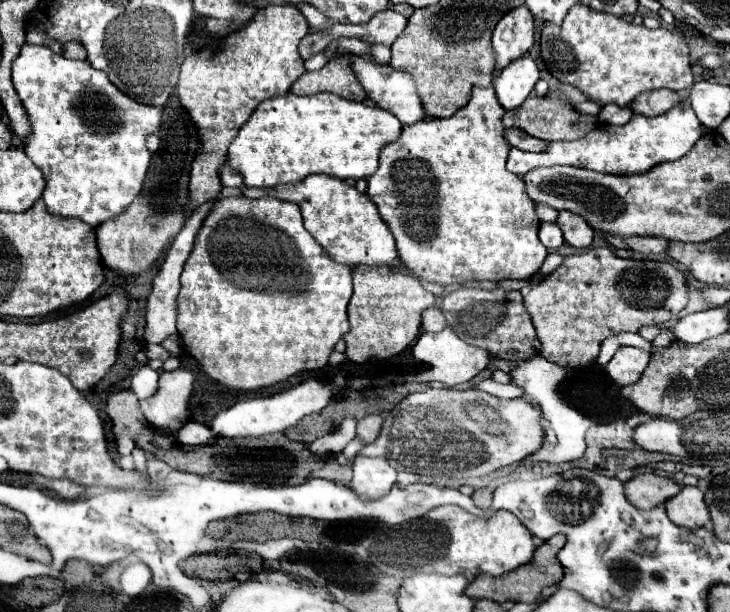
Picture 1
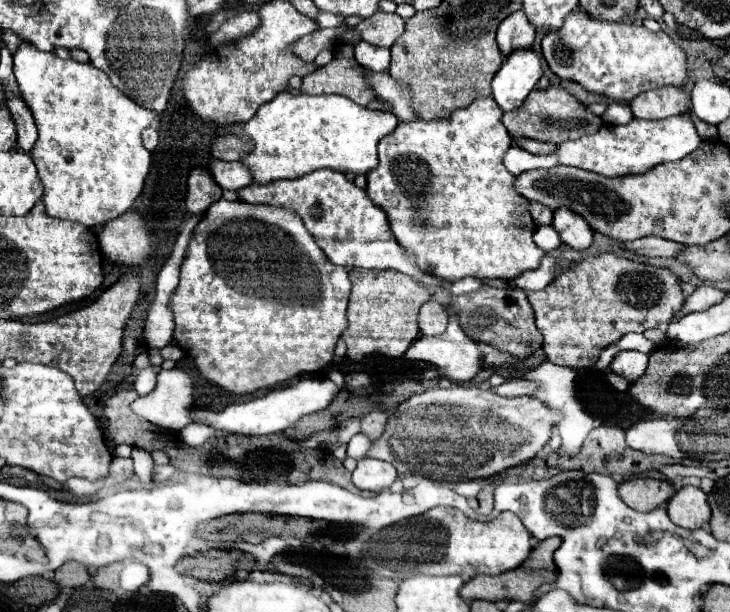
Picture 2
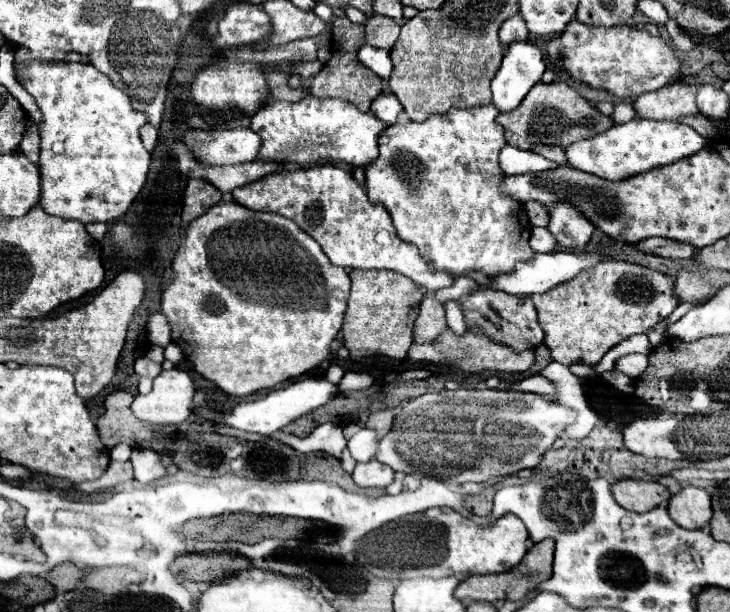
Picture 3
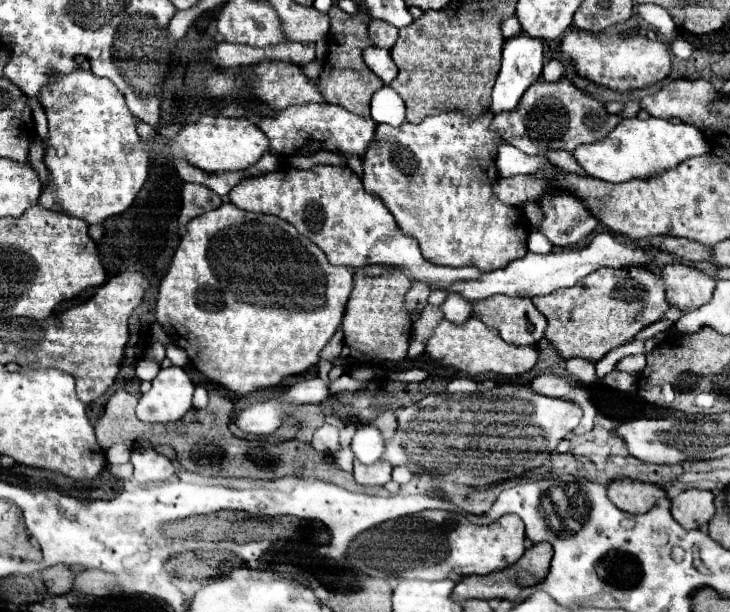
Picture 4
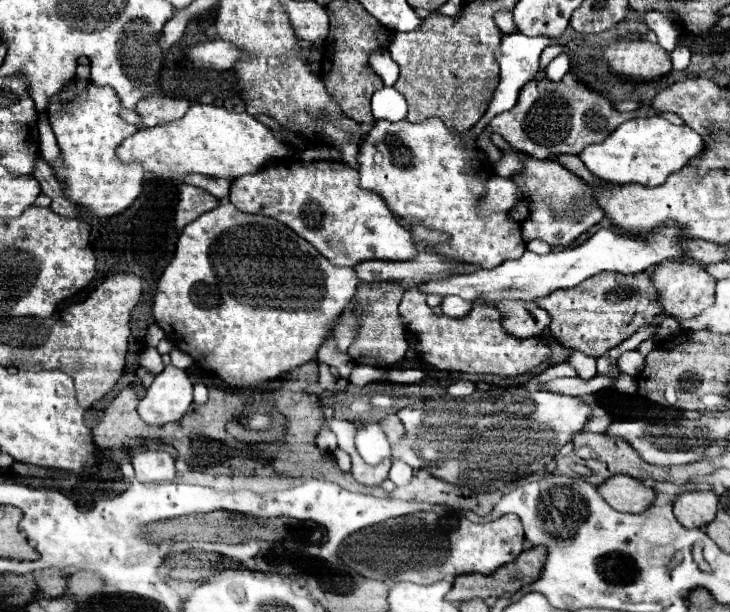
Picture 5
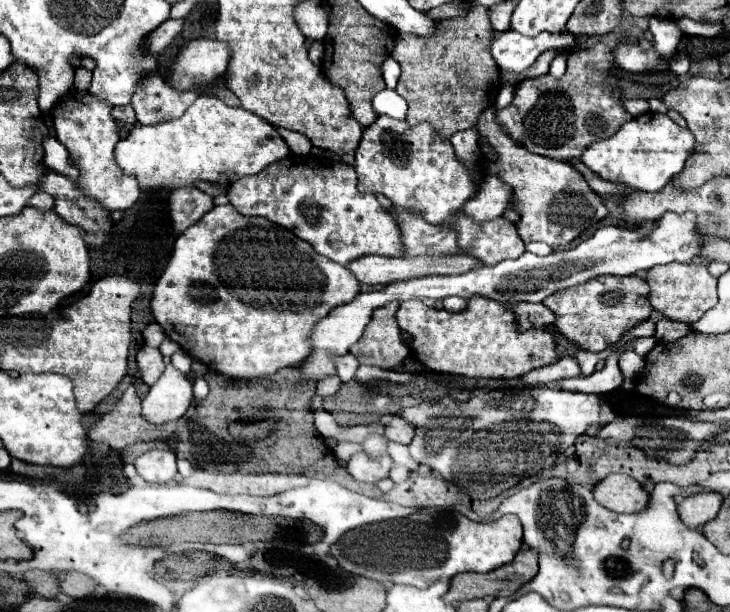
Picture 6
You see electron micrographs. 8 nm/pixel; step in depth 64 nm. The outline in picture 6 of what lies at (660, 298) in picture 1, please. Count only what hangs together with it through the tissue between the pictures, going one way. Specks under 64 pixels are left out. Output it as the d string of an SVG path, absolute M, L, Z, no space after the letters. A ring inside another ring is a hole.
M600 276L580 284L576 288L566 288L564 292L554 292L544 300L544 304L556 316L556 330L582 350L602 352L618 344L630 328L650 318L654 308L648 304L648 282L642 276Z

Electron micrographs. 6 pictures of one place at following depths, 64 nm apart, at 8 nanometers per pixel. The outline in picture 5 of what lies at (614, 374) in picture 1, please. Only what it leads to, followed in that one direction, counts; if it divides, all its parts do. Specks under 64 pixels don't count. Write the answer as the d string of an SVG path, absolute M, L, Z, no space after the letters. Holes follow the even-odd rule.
M638 350L624 352L624 354L618 358L618 370L620 370L620 372L626 372L626 374L630 374L630 376L636 376L642 368L644 368L644 356L642 356Z

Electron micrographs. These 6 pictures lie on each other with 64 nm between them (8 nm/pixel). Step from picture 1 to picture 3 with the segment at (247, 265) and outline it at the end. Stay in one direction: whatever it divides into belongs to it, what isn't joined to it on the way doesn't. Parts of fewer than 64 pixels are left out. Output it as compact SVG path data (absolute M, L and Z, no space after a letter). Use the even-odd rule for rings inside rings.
M220 202L212 206L206 214L200 218L192 220L188 226L188 234L184 244L180 246L174 262L174 276L168 288L162 292L162 312L166 314L170 326L172 326L172 340L184 350L186 358L194 364L196 372L202 374L206 380L214 382L220 390L224 390L230 396L248 396L258 390L272 390L276 384L286 382L290 378L298 378L304 372L310 372L318 368L324 360L328 360L330 354L330 344L338 336L342 324L344 324L344 312L346 312L346 302L350 296L350 278L348 270L334 266L328 256L322 252L318 242L310 236L304 234L300 226L296 226L294 220L280 216L276 212L256 212L246 206L240 206L236 202Z

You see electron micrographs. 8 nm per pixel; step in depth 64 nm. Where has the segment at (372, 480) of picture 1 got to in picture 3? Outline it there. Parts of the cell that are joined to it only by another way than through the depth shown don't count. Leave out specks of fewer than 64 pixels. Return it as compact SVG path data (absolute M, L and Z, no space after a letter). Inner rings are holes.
M370 460L364 464L356 464L352 478L362 488L386 488L394 482L394 470L388 464Z

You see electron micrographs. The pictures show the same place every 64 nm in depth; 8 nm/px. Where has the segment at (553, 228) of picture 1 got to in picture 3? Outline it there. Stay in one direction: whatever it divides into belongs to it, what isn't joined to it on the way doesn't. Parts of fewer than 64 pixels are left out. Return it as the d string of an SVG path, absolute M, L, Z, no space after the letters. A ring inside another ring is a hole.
M532 228L530 246L534 248L534 252L554 252L558 244L552 232L548 232L548 228Z

